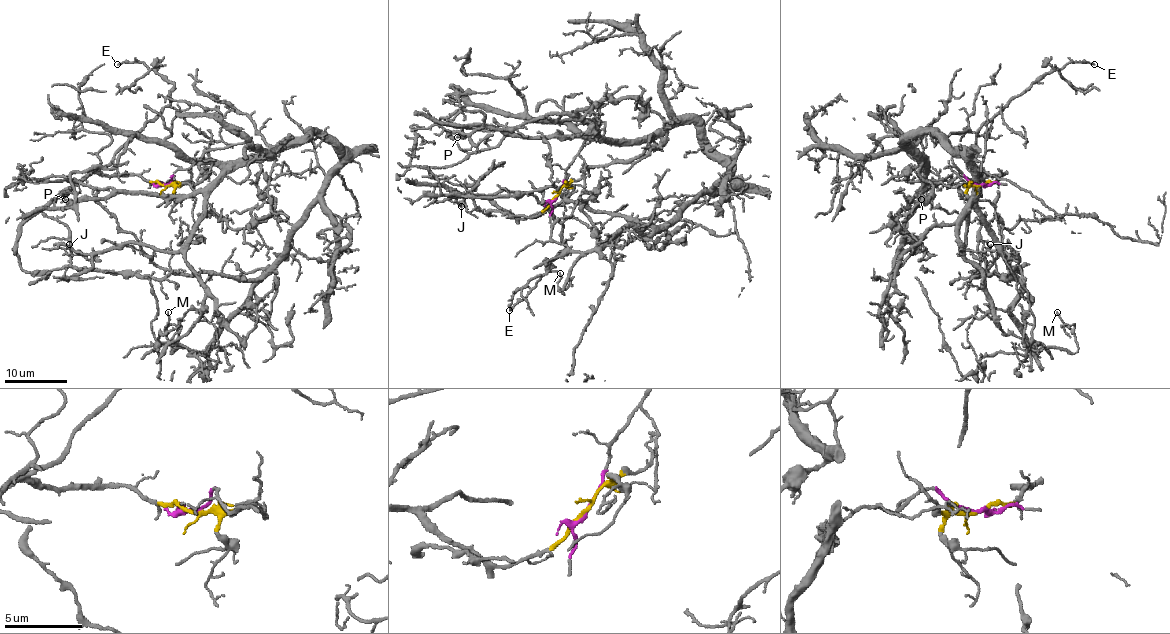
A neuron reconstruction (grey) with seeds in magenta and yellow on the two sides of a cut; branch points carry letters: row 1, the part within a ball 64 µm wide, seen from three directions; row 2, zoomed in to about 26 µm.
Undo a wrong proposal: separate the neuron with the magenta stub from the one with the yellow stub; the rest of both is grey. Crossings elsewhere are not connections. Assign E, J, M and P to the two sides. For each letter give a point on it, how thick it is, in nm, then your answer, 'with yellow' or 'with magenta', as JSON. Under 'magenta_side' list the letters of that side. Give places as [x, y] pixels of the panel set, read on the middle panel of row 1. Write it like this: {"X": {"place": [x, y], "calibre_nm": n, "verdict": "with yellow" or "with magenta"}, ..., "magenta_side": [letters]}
{"E": {"place": [509, 310], "calibre_nm": 160, "verdict": "with yellow"}, "J": {"place": [461, 206], "calibre_nm": 140, "verdict": "with magenta"}, "M": {"place": [560, 273], "calibre_nm": 110, "verdict": "with magenta"}, "P": {"place": [457, 137], "calibre_nm": 280, "verdict": "with magenta"}, "magenta_side": ["J", "M", "P"]}

